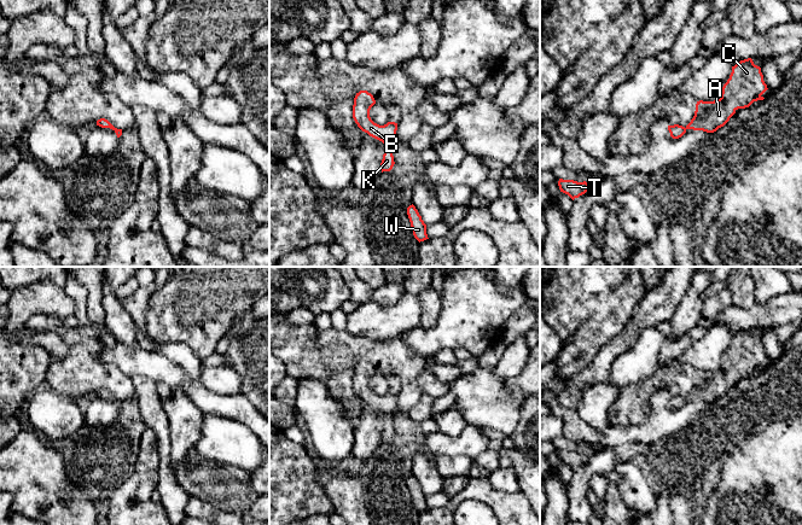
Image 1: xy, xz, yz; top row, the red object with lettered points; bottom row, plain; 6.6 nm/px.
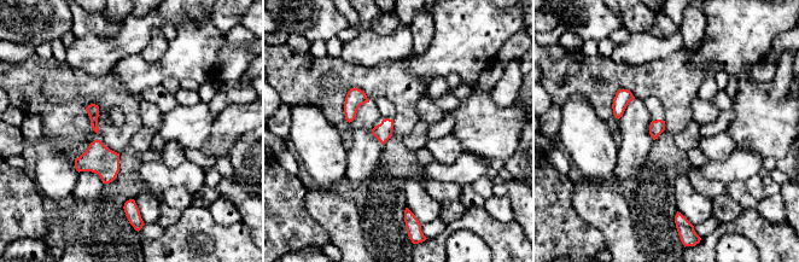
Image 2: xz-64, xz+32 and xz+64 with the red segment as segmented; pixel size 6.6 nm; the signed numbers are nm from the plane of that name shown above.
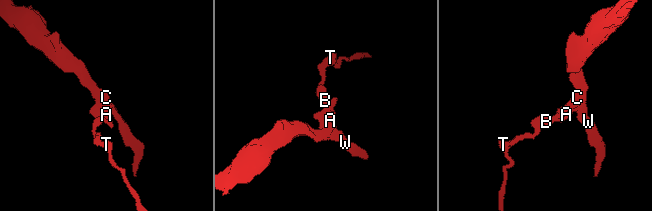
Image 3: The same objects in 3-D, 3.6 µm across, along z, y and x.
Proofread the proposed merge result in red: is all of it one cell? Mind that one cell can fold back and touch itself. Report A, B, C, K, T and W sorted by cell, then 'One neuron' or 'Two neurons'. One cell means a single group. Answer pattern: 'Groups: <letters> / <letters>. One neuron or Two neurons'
Groups: A B C K T W. One neuron

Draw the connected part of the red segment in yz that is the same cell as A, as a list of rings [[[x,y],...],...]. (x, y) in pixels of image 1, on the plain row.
[[[751,328],[740,331],[738,334],[732,337],[730,349],[722,357],[721,368],[714,372],[697,372],[695,386],[686,397],[679,395],[668,396],[670,407],[673,409],[679,409],[686,403],[687,399],[714,403],[719,398],[723,397],[738,379],[745,379],[749,378],[754,372],[763,371],[765,368],[762,364],[767,360],[768,358],[763,351],[761,338],[755,336]]]

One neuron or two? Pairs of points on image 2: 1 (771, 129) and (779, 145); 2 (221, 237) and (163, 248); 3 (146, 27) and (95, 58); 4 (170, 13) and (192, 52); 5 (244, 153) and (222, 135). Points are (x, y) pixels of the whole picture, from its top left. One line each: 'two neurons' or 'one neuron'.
1: one neuron
2: one neuron
3: one neuron
4: two neurons
5: two neurons

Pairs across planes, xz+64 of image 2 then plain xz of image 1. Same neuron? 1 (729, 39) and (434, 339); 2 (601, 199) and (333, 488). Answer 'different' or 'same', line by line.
1: same
2: same

